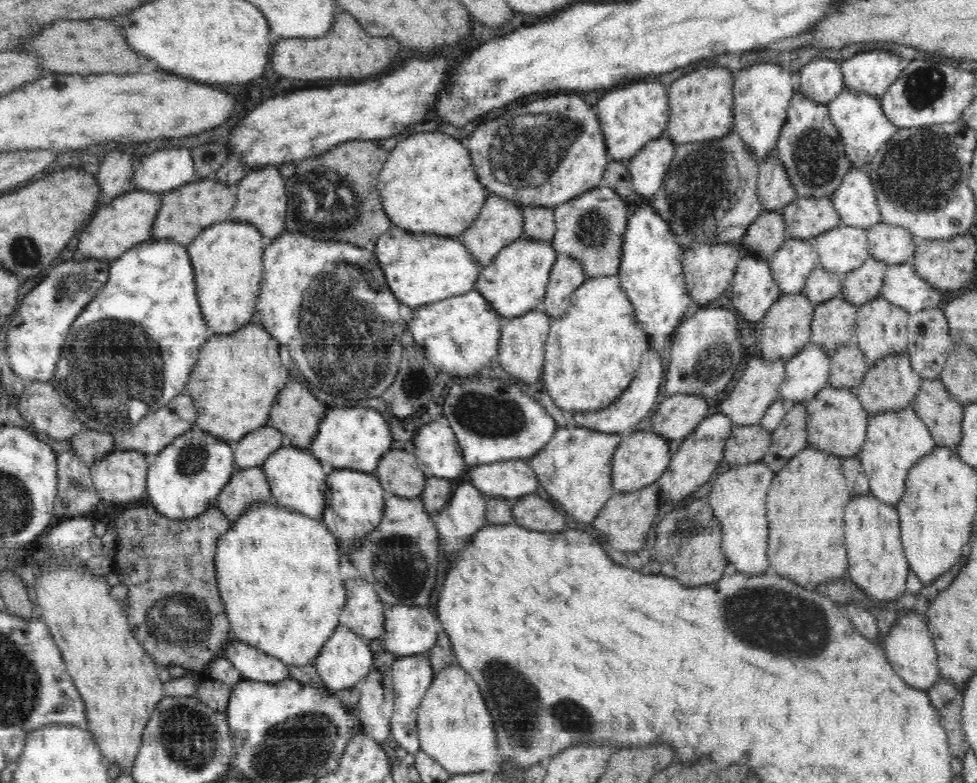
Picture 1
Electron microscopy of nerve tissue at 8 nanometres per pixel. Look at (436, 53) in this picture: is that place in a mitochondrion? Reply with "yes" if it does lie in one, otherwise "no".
no

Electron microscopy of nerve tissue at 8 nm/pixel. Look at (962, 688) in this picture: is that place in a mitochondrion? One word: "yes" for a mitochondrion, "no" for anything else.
no

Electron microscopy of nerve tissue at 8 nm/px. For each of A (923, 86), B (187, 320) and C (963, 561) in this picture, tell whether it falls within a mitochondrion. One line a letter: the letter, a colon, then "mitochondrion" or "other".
A: mitochondrion
B: other
C: other

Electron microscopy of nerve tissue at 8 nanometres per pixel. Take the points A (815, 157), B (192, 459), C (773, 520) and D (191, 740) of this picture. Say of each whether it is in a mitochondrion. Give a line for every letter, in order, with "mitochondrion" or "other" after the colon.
A: mitochondrion
B: mitochondrion
C: other
D: mitochondrion

